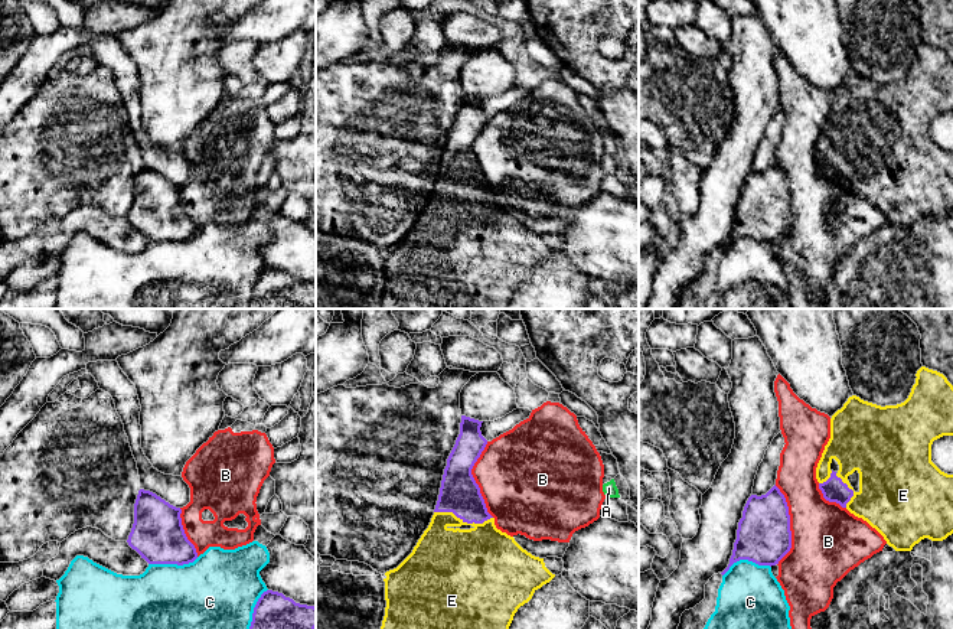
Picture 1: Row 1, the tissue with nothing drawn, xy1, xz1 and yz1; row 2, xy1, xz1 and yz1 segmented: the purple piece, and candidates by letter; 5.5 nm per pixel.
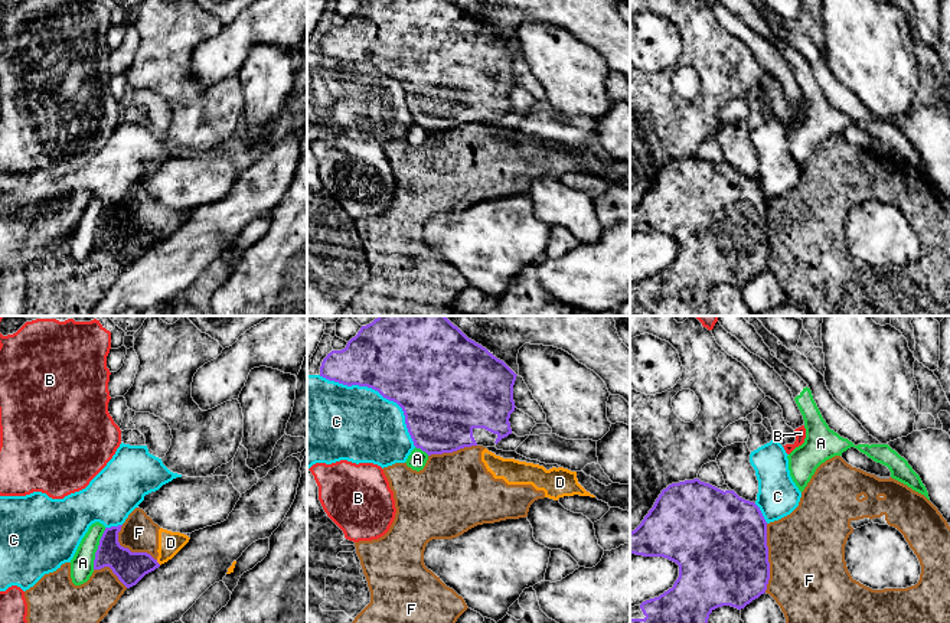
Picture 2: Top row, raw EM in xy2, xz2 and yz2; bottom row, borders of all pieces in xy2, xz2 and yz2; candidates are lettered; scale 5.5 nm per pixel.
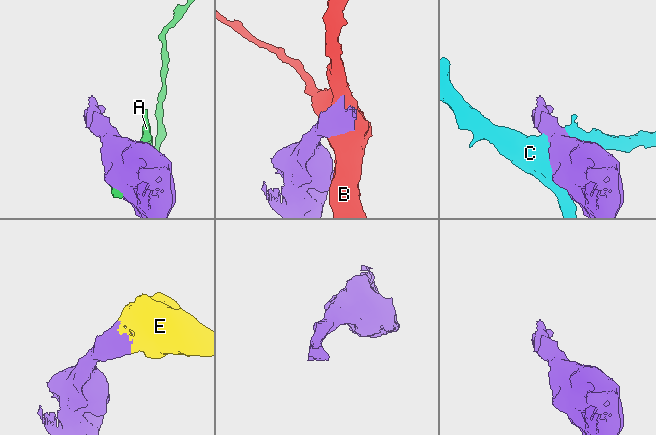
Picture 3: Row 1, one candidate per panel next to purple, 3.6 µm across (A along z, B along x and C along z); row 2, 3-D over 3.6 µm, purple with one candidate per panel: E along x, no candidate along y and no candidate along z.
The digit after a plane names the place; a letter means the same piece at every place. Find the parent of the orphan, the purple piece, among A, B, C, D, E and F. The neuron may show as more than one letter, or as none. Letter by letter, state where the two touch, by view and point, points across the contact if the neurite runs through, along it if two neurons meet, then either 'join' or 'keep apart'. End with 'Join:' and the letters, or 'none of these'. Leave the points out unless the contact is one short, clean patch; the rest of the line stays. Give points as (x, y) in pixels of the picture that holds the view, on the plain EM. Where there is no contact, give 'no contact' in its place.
A: xy2 (98, 225) | keep apart
B: yz1 (789, 202) | keep apart
C: xz2 (379, 69) | keep apart
D: xy2 (157, 240) | along xy2 (156, 237), (160, 241) | keep apart
E: xz1 (463, 196) | join
F: yz2 (767, 235) | keep apart
Join: E

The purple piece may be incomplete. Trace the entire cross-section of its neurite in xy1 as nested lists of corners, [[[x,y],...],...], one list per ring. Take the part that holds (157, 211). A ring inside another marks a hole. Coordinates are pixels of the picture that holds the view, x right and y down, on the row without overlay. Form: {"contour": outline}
{"contour": [[[140,166],[134,180],[134,201],[128,222],[149,241],[189,241],[198,235],[195,222],[187,216],[182,186],[156,170]]]}

